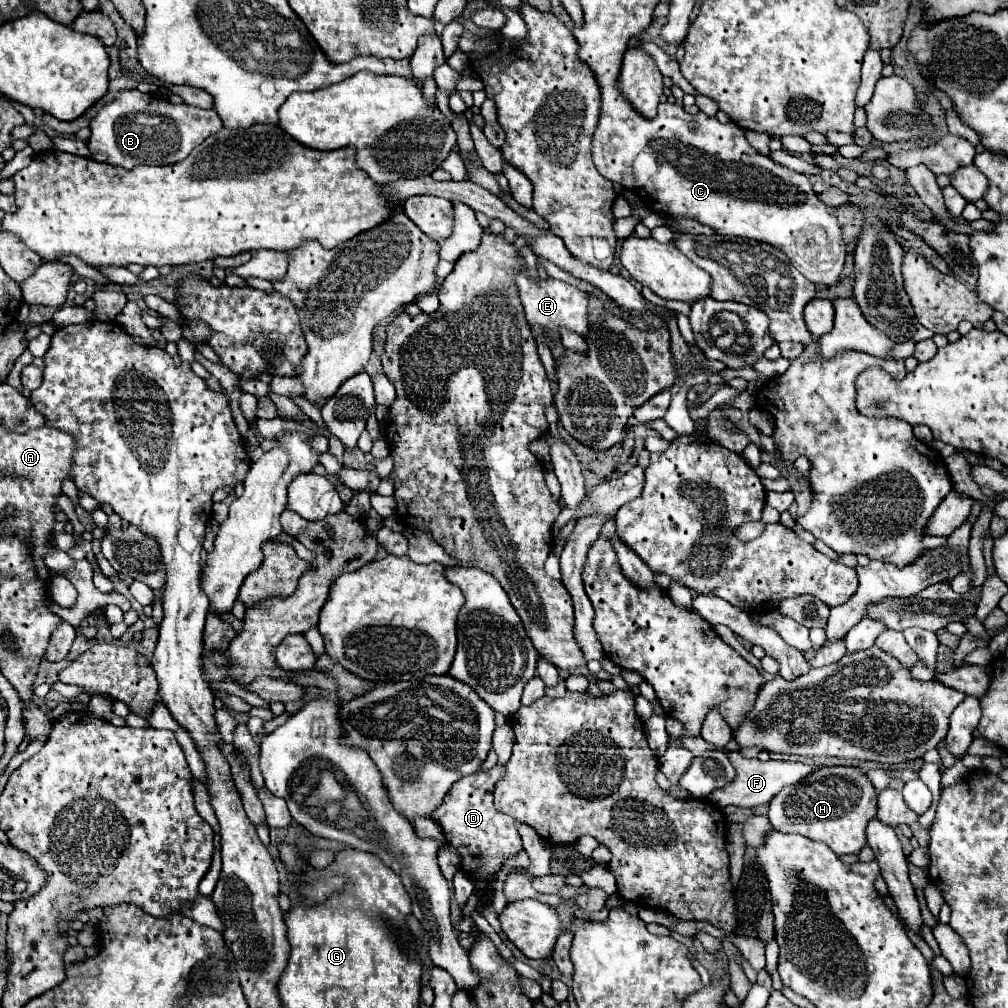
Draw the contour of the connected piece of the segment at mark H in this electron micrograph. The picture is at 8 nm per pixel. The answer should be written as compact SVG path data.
M856 766L818 768L802 784L782 788L772 800L768 818L774 830L800 834L814 842L828 844L832 852L858 854L866 846L866 824L876 816L878 792L868 776Z

